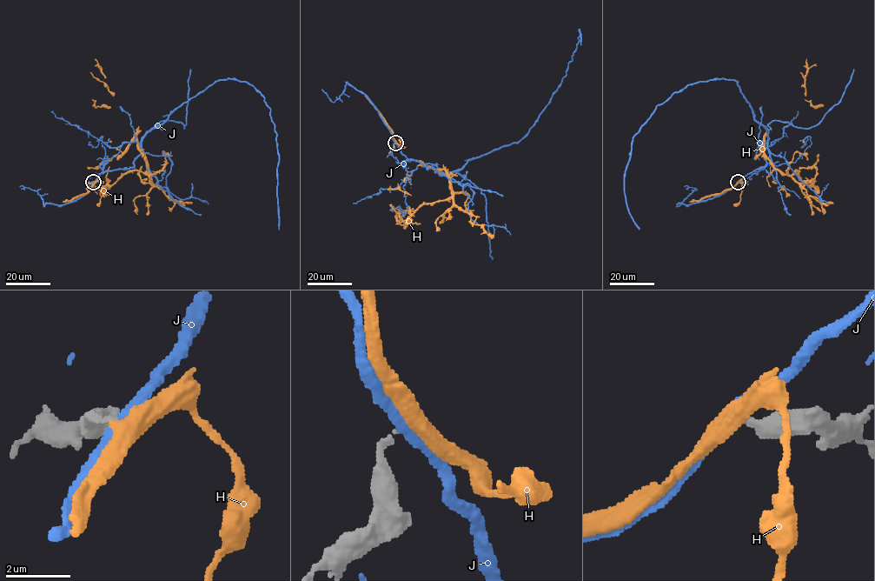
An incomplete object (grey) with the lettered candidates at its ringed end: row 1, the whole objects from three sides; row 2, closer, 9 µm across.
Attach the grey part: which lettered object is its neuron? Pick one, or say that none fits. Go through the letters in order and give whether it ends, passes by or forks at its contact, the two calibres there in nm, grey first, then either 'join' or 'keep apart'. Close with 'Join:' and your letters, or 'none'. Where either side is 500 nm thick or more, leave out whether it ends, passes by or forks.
H: it passes by; calibres 150 and 420 nm; join
J: it passes by; calibres 150 and 320 nm; keep apart
Join: H

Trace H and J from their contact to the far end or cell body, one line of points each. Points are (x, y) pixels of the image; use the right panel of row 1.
H: (737, 183), (762, 176), (764, 137), (775, 167), (810, 184), (806, 59)
J: (738, 182), (766, 165), (765, 128), (735, 81), (688, 83), (658, 104), (633, 138), (625, 196), (639, 229)

